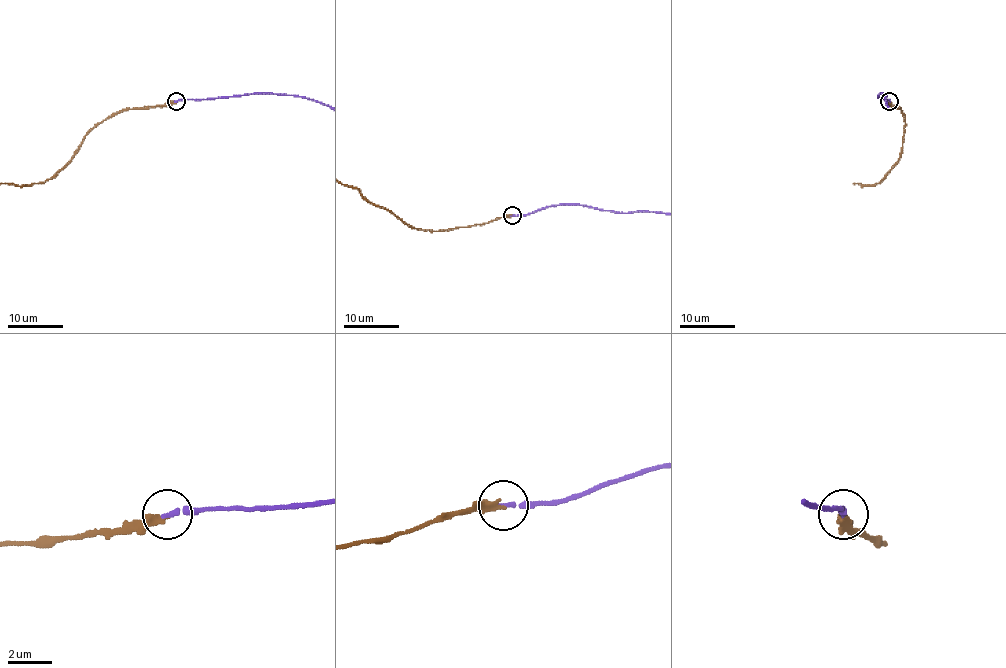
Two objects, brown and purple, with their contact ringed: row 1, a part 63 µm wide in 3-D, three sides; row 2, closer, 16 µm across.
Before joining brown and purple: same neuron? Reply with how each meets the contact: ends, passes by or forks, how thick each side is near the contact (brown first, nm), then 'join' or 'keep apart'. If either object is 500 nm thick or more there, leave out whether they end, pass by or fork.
brown ends; purple ends; calibres 320 and 220 nm; join

